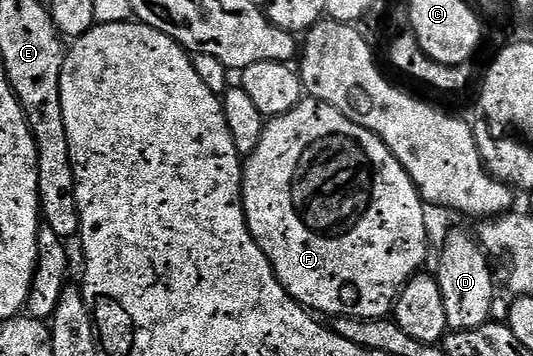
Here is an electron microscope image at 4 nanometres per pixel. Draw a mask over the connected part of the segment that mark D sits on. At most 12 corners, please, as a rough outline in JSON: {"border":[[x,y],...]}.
{"border":[[448,235],[437,271],[448,330],[491,321],[497,289],[474,236]]}

